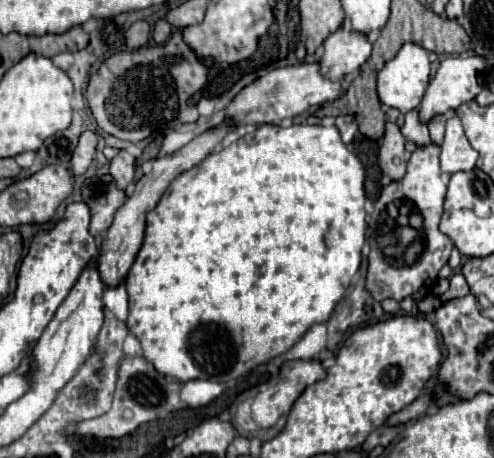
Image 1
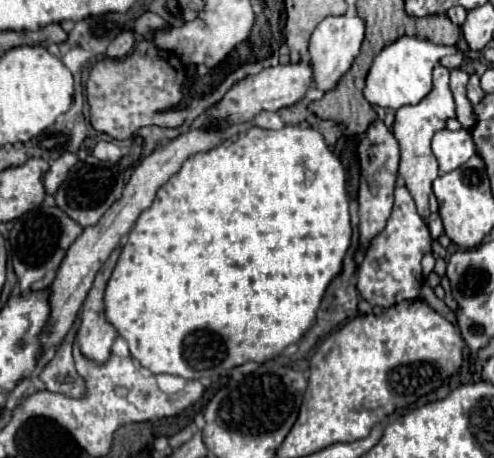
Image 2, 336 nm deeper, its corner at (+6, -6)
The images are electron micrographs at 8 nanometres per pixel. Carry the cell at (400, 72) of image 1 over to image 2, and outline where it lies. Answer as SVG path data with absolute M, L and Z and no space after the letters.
M400 37L388 47L384 47L366 77L366 87L364 87L364 97L368 103L378 105L378 107L390 107L390 109L400 109L404 105L416 105L420 103L432 89L432 69L434 65L446 57L456 53L454 47L446 45L436 45L428 39L418 39L418 37Z

